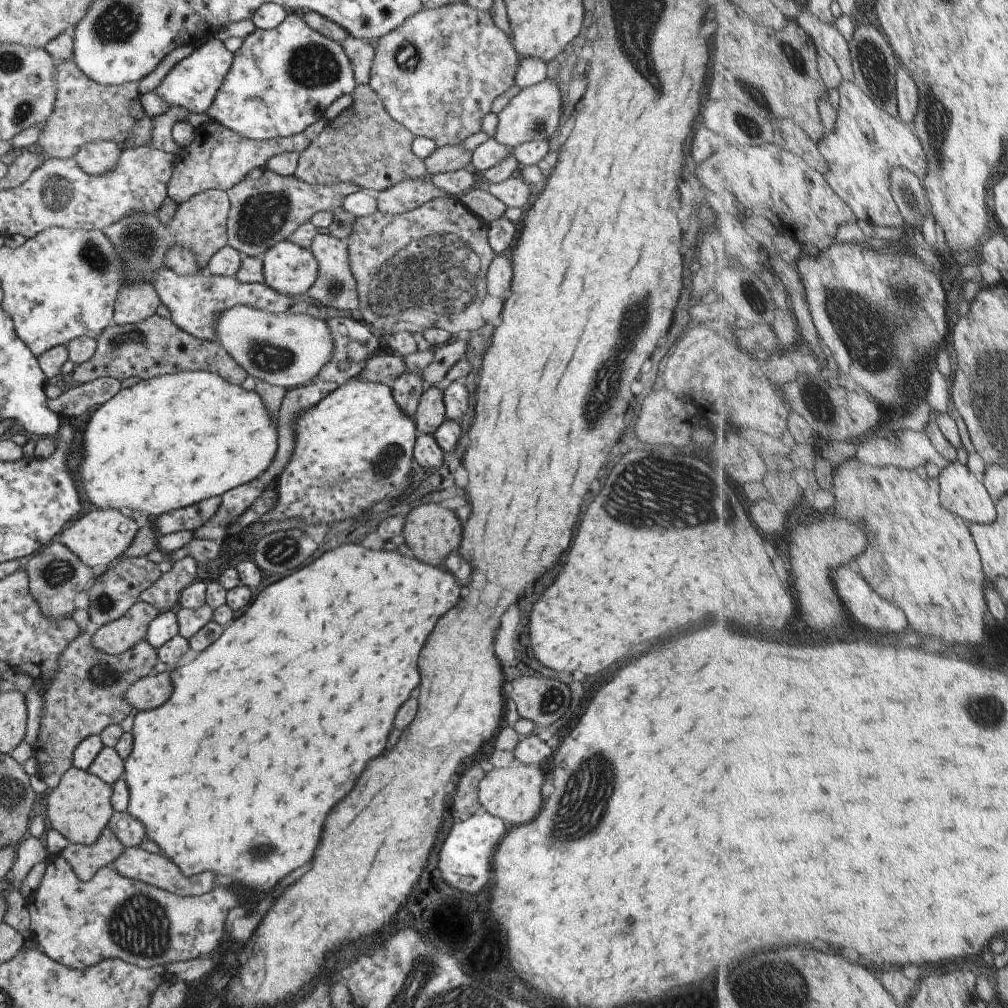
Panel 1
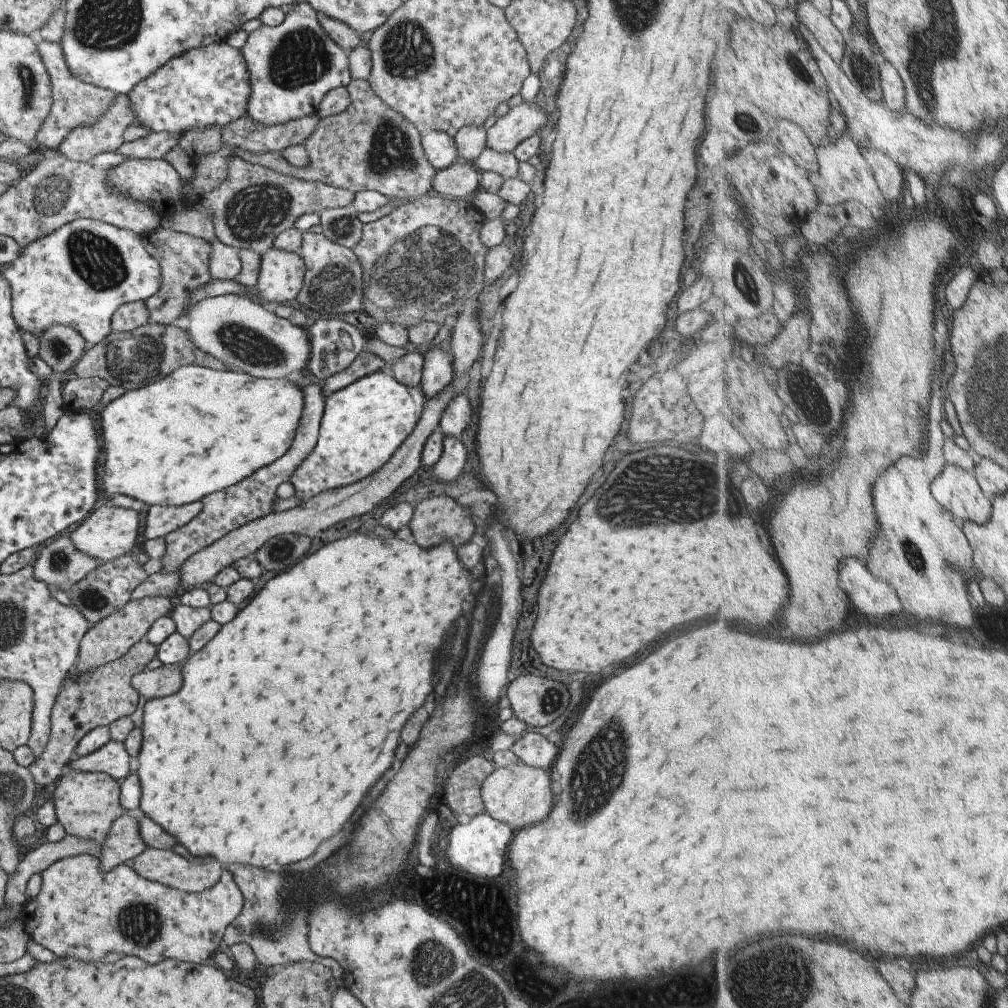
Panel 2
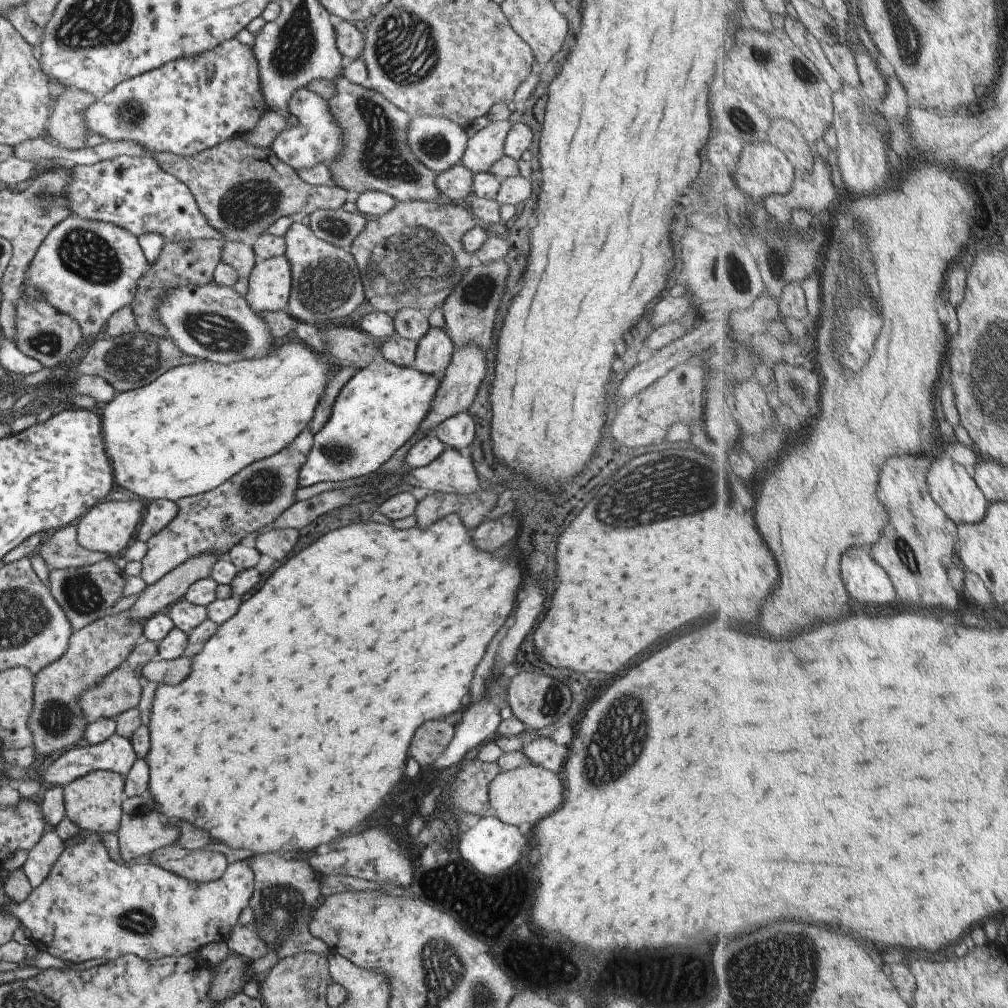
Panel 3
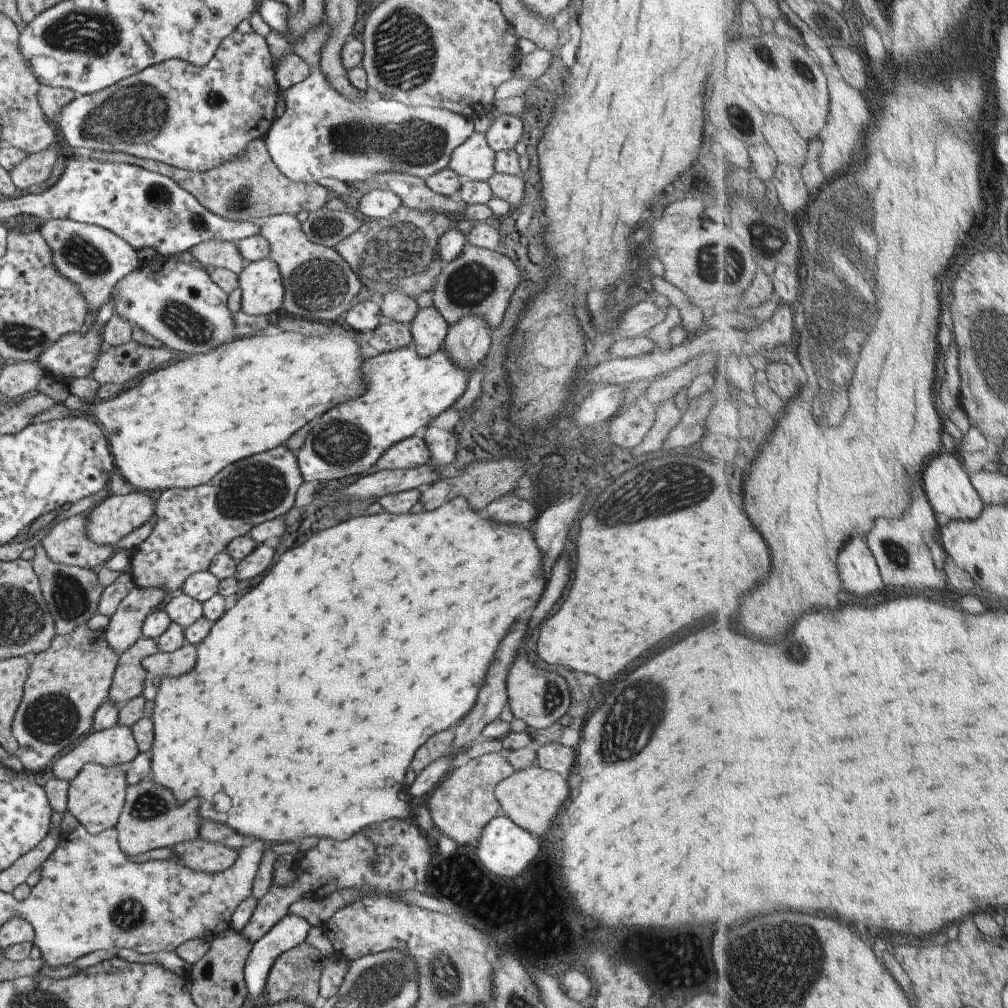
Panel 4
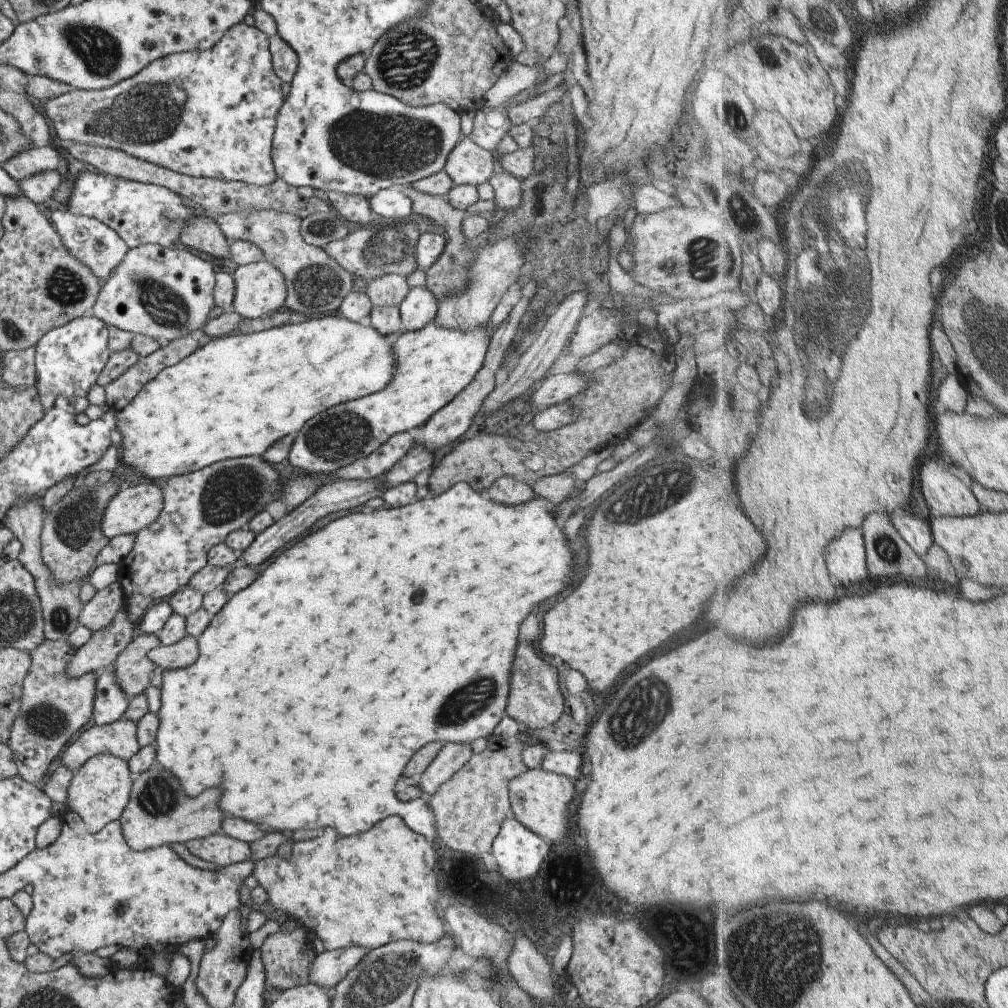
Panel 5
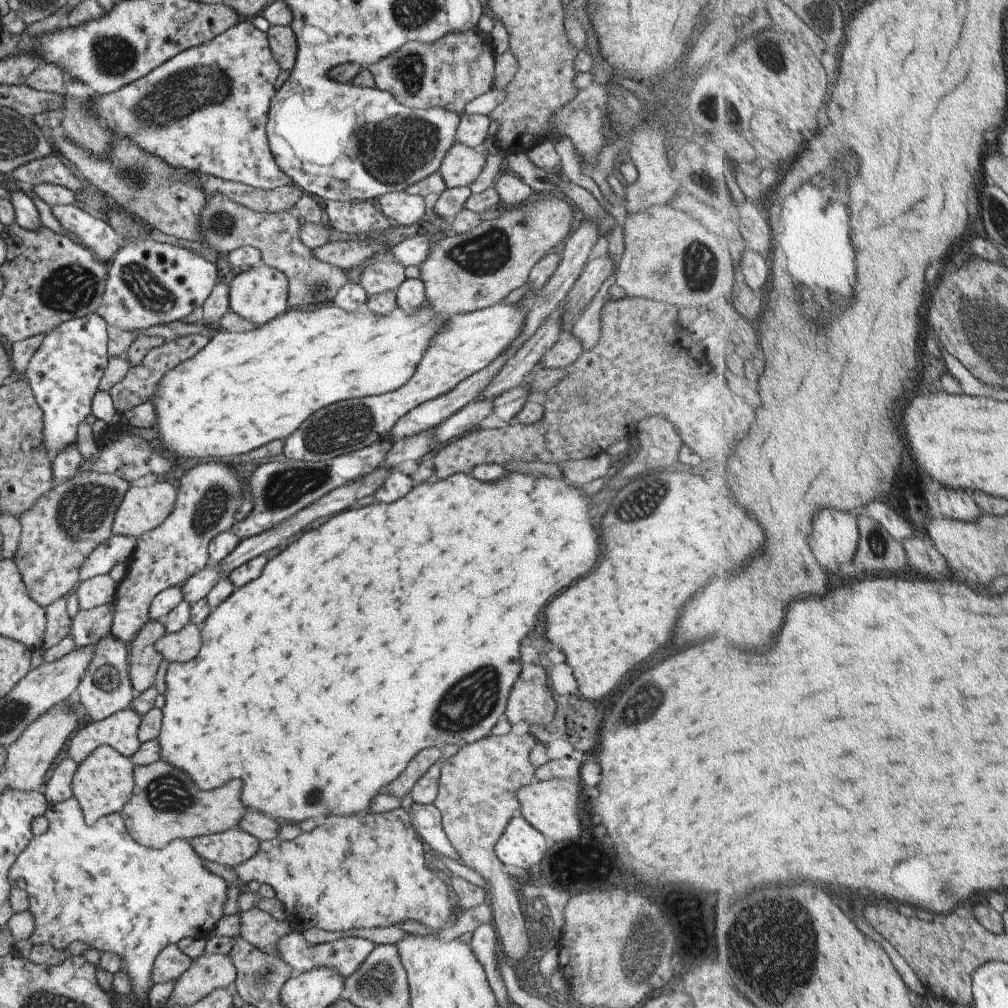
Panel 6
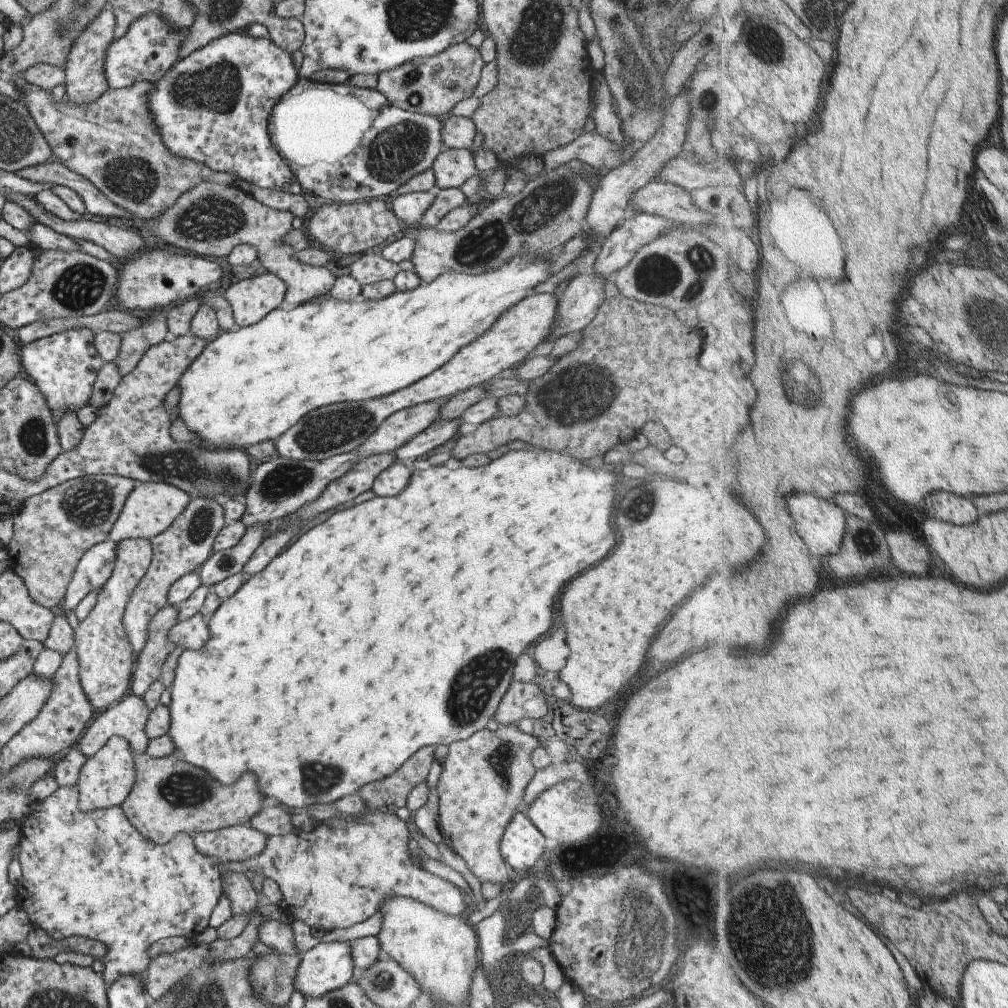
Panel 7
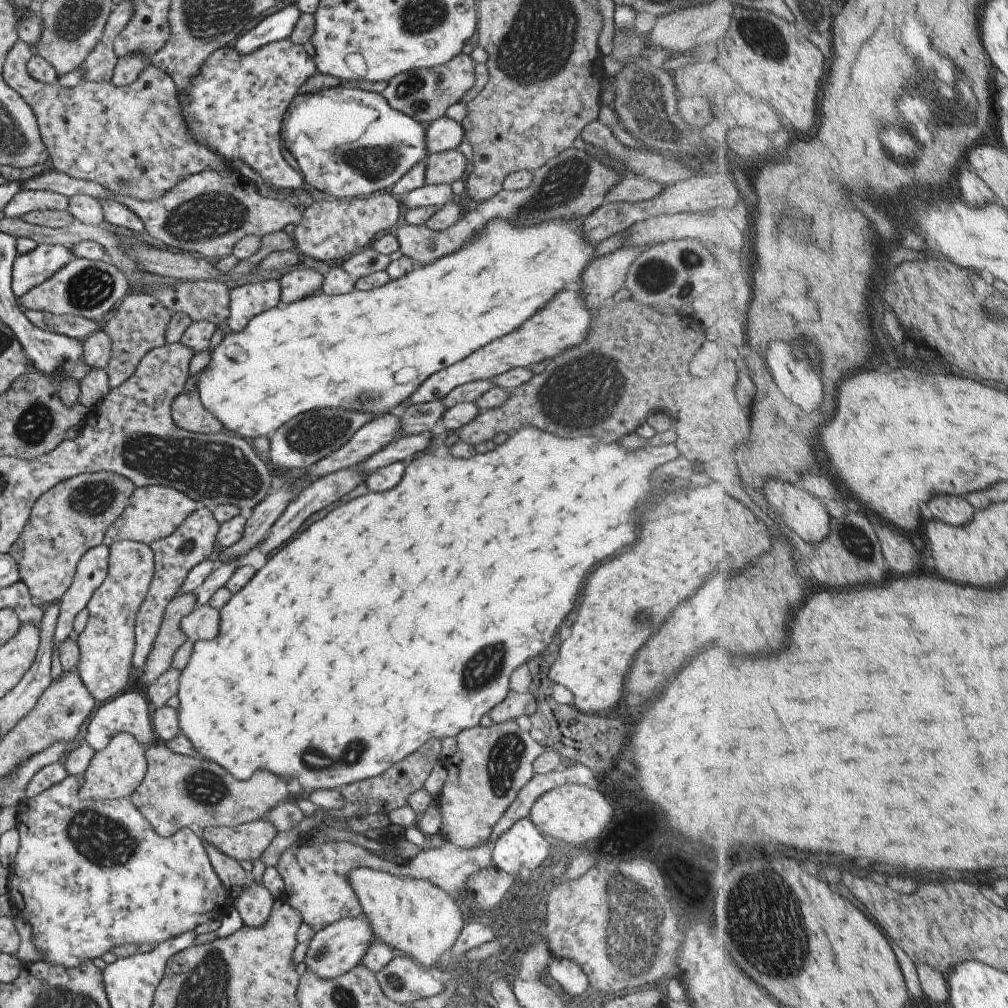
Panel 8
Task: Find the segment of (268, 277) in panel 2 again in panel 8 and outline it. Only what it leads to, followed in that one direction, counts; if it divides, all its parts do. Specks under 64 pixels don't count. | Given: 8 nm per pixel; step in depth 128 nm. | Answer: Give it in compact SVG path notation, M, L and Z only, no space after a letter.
M278 280L244 284L229 290L228 317L224 327L230 332L241 332L254 316L275 308L280 302Z

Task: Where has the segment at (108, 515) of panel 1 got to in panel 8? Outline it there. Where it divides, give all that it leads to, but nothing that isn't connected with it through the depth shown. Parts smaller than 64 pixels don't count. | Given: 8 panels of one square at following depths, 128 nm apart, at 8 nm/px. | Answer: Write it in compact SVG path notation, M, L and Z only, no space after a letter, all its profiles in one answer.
M161 485L136 487L129 496L124 512L110 524L105 531L103 544L110 545L119 540L140 541L143 544L151 544L171 534L193 512L199 508L197 501L191 500L186 494Z

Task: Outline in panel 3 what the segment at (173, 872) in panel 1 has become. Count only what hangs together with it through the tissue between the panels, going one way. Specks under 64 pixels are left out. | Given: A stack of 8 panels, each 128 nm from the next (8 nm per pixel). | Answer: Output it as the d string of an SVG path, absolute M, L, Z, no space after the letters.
M177 843L160 847L147 857L160 868L183 877L193 883L207 883L218 880L227 864L226 857L219 852L203 849L185 849Z

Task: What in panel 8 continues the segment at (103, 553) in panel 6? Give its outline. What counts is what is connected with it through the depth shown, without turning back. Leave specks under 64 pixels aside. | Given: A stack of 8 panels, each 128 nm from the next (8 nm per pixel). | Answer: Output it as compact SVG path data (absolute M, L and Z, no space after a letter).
M101 543L84 552L77 563L71 584L58 601L58 616L55 620L53 644L59 646L71 634L75 615L83 608L107 574L108 546Z

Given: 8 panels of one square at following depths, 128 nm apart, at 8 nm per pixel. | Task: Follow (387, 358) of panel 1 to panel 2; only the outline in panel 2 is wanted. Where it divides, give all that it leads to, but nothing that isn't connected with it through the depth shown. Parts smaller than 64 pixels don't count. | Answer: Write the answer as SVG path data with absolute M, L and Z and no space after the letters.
M361 351L347 367L320 382L320 394L325 400L325 397L338 392L355 380L388 367L388 362L378 360L373 354Z

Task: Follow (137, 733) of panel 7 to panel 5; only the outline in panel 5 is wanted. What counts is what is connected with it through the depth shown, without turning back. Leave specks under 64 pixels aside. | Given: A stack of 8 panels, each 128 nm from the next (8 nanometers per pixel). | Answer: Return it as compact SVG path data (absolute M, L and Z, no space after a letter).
M121 718L105 726L93 725L83 730L63 750L61 764L74 772L88 758L101 753L109 753L127 762L139 749L136 723Z

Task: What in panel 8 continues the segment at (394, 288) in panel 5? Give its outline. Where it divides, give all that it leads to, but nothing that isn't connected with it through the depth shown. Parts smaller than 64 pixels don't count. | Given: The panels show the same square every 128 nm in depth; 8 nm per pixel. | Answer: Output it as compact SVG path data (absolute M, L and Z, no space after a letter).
M364 246L341 264L341 268L354 280L375 272L383 272L389 266L389 257L379 254L373 247Z

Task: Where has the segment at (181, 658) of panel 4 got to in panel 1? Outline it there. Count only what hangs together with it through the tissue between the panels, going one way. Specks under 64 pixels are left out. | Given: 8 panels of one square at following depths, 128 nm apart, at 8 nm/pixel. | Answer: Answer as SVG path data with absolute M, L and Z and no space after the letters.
M170 670L163 673L148 675L136 682L133 682L124 693L124 700L129 706L137 708L139 711L150 710L163 704L169 694L171 694L171 682L169 682Z

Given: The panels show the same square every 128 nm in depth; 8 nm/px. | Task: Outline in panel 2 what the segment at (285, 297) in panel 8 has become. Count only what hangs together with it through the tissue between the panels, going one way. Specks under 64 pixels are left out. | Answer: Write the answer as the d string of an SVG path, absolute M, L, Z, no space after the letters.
M303 231L297 254L304 267L302 284L295 296L301 306L317 312L321 318L362 309L362 268L351 249L326 240L321 234Z

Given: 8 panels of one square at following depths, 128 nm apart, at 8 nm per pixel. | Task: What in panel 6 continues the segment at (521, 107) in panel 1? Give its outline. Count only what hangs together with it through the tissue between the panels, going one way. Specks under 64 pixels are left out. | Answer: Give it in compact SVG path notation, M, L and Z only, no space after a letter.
M454 142L438 168L446 188L467 187L477 178L485 164L486 154L480 148L471 148Z

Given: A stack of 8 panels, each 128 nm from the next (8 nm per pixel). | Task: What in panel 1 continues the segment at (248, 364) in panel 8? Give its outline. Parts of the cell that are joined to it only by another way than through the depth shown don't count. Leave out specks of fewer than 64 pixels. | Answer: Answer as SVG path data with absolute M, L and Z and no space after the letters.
M209 371L167 373L152 377L150 380L137 382L131 388L121 389L110 400L101 404L97 410L91 412L83 434L80 435L82 440L79 441L77 448L83 448L81 450L81 476L75 478L75 480L80 478L82 496L87 496L86 500L91 504L95 504L95 506L99 506L100 509L116 509L117 511L137 509L142 516L151 514L151 516L155 517L176 509L186 508L210 497L220 496L230 489L254 480L269 467L272 459L276 456L278 448L276 422L272 419L262 399L255 392L255 388L244 389L240 385L233 385L220 375Z

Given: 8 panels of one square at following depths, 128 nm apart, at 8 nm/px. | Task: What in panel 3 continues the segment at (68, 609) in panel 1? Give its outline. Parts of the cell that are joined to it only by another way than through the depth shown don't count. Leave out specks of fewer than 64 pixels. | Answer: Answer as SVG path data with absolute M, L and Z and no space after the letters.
M75 523L55 529L47 542L39 546L39 555L49 570L83 567L110 558L106 553L82 548L76 540Z

